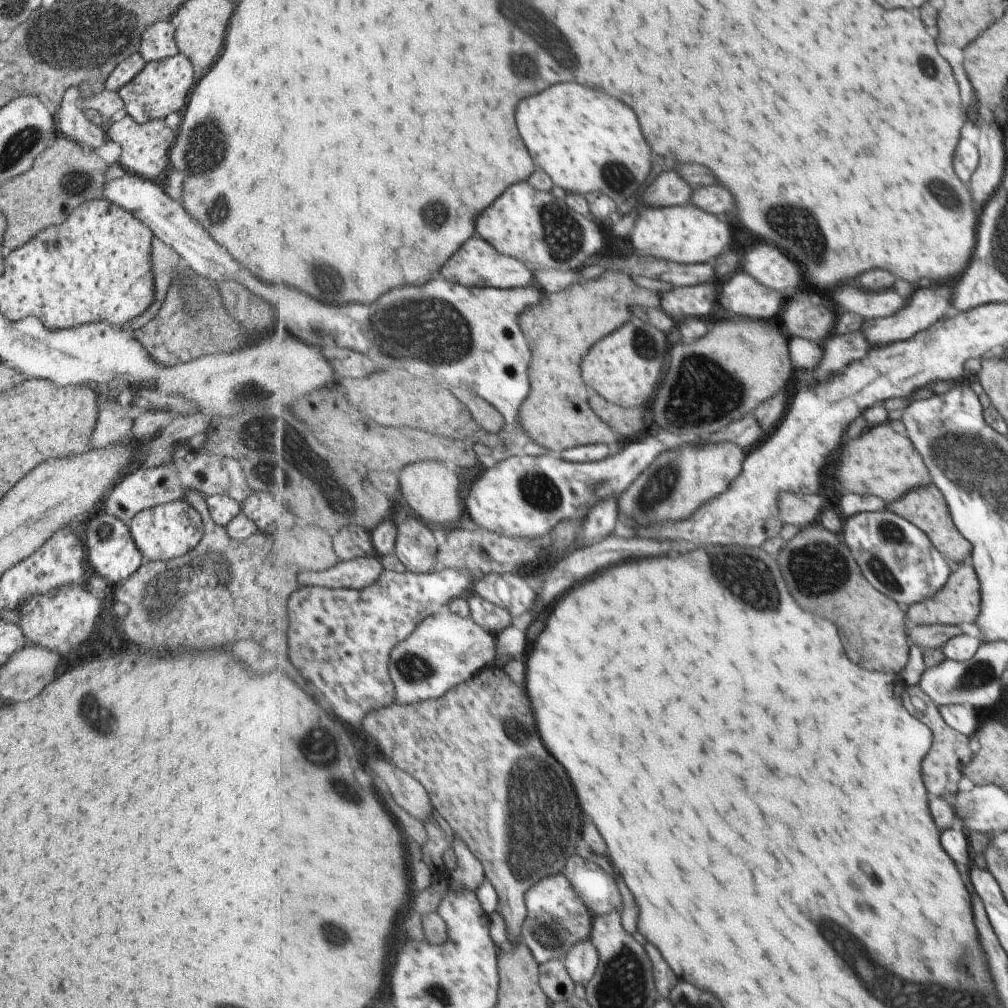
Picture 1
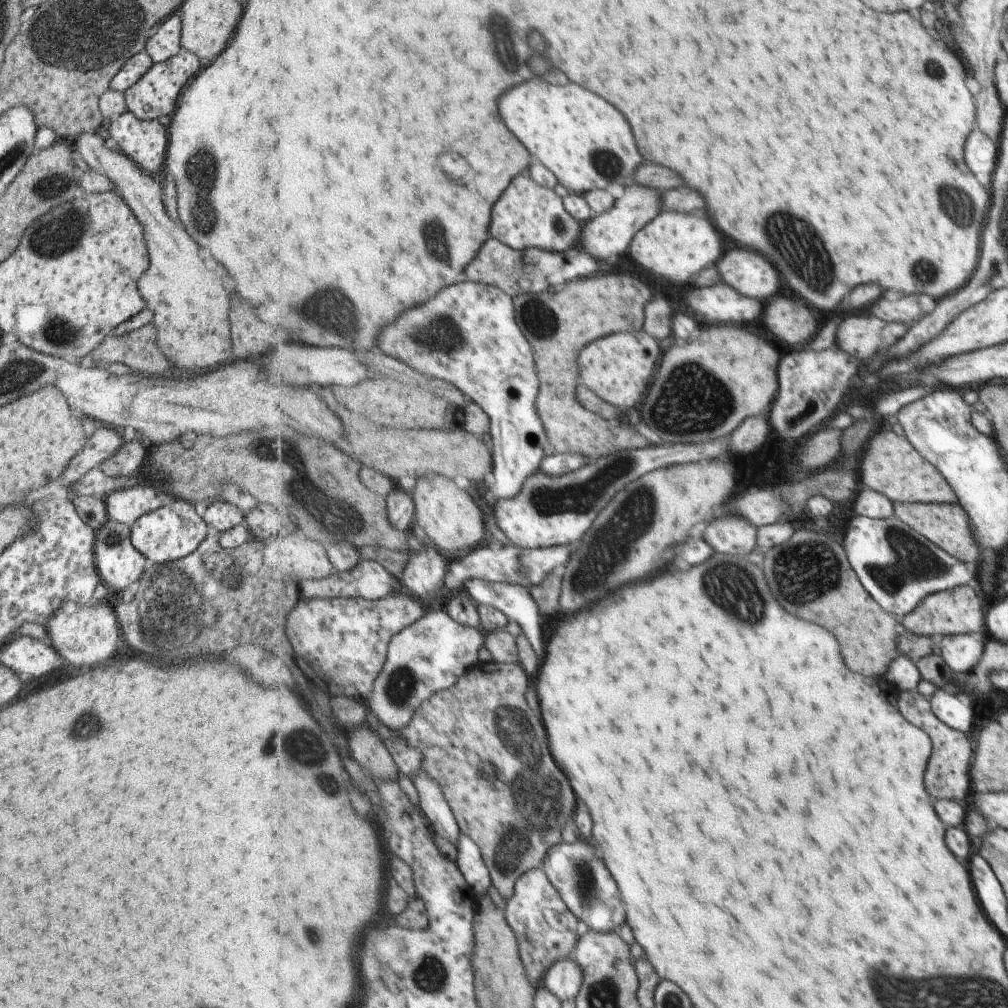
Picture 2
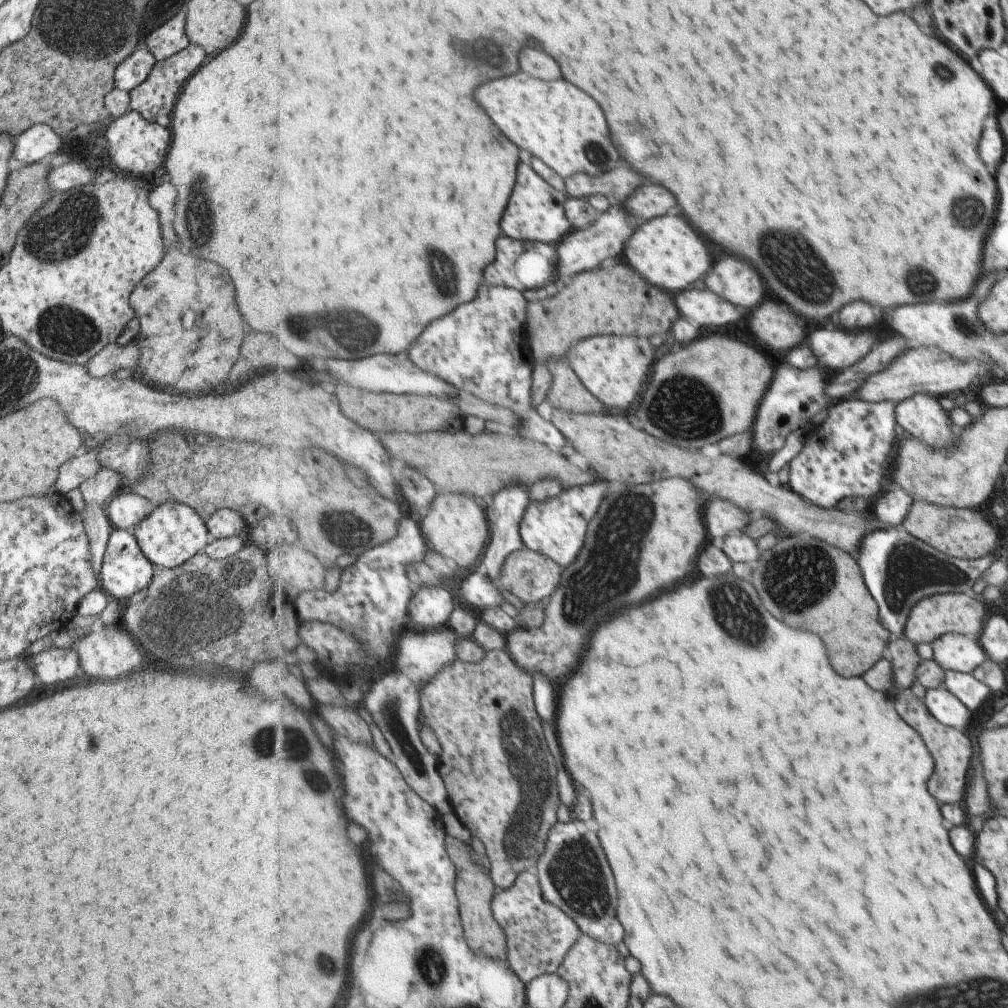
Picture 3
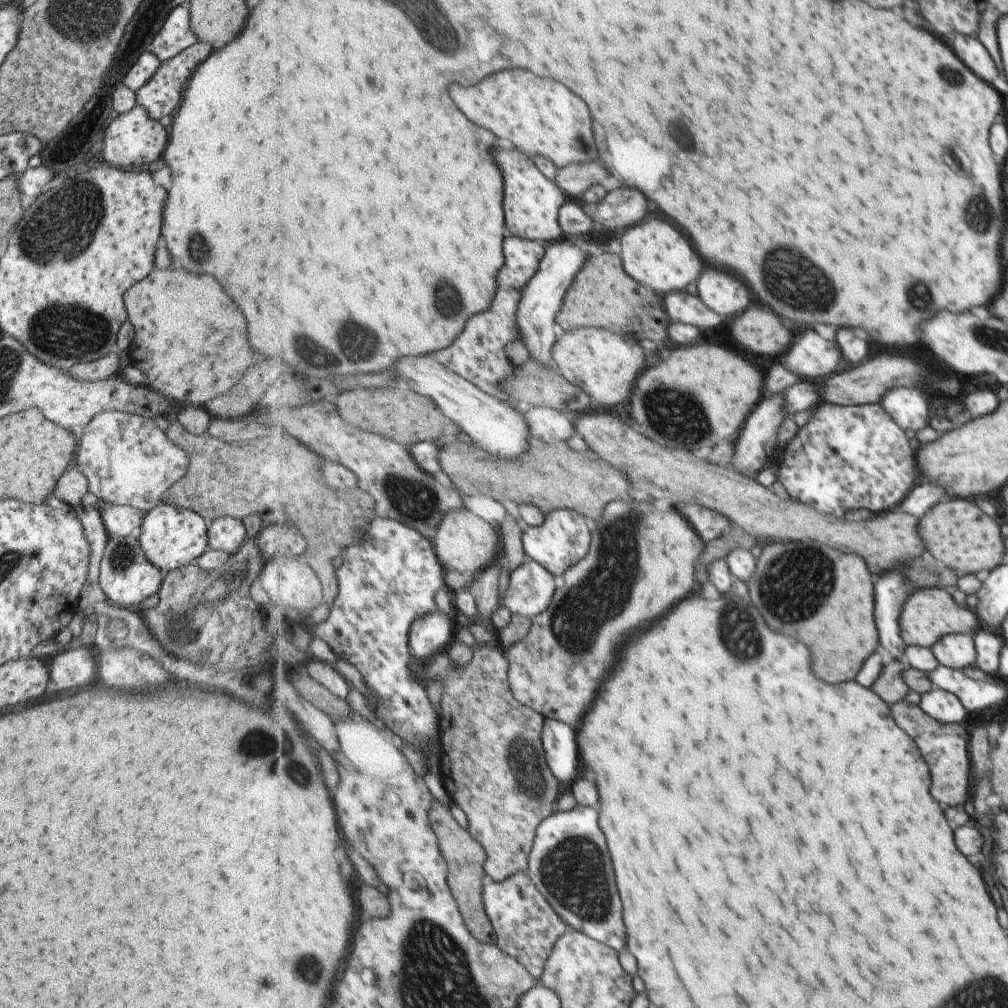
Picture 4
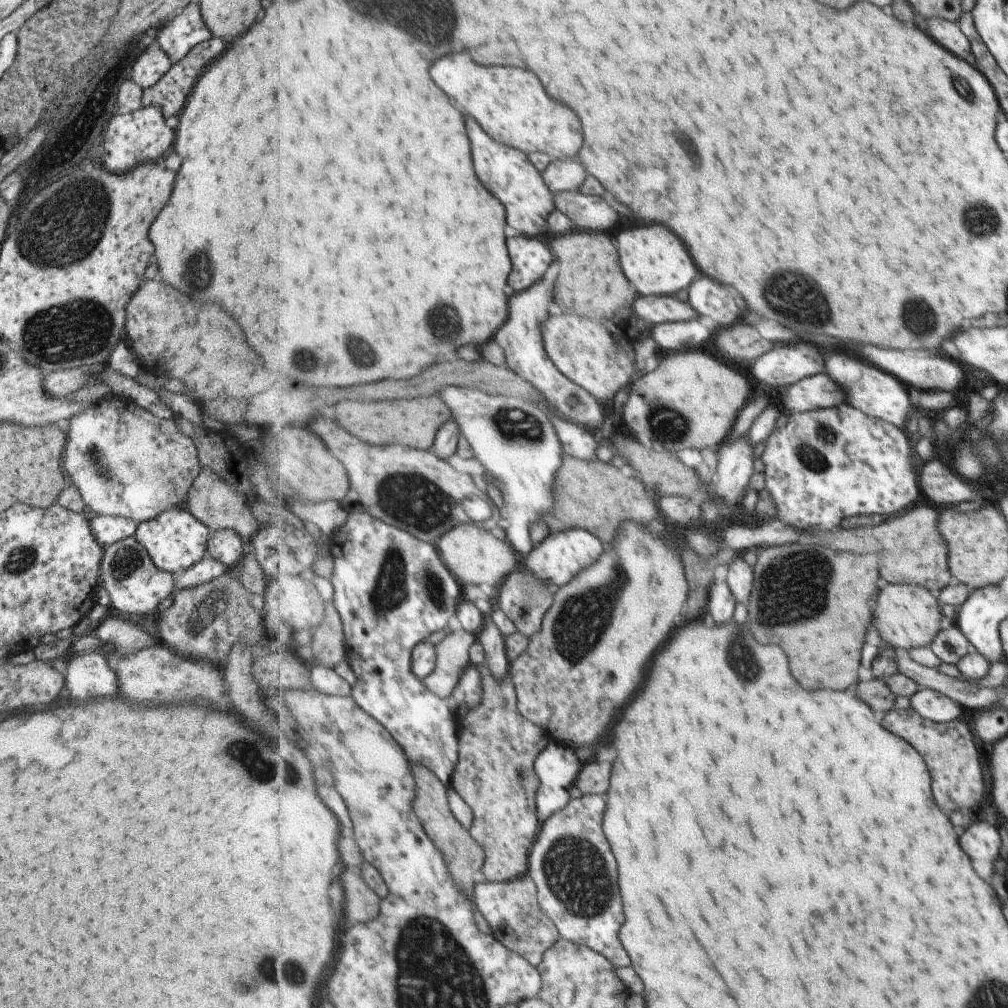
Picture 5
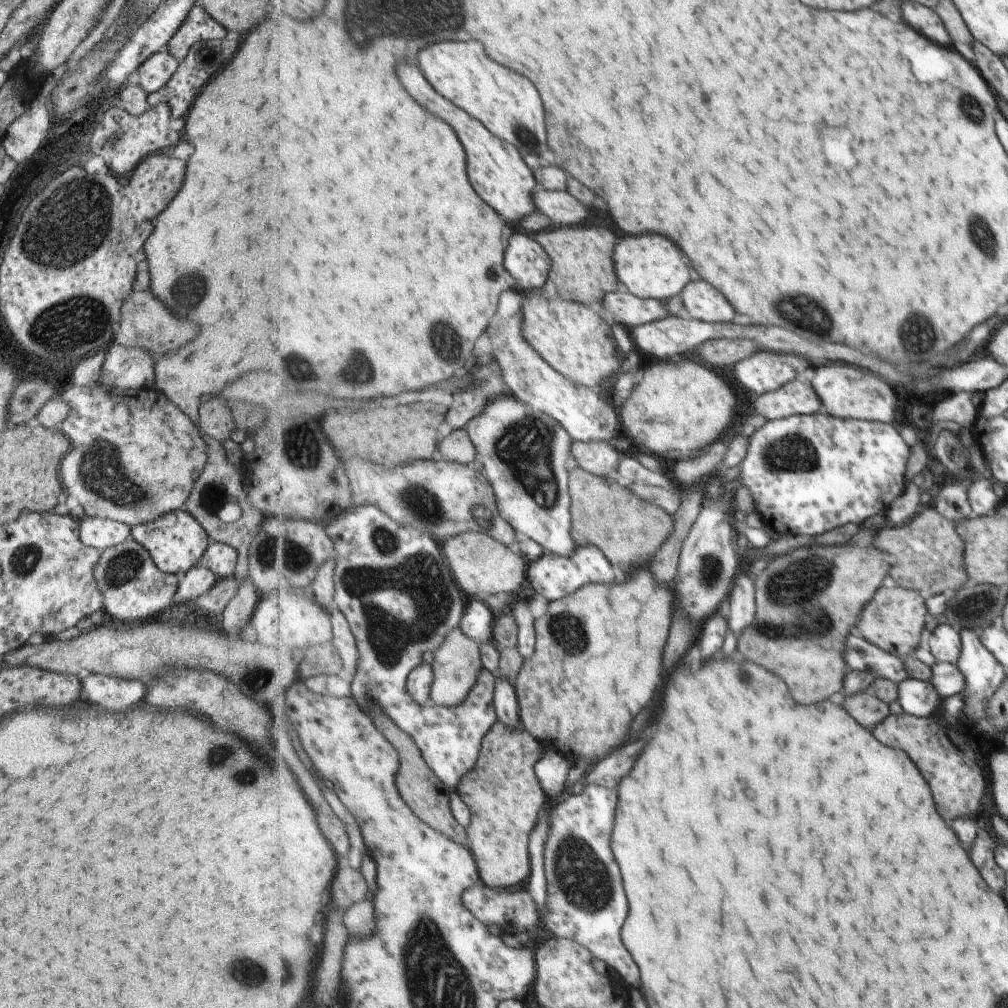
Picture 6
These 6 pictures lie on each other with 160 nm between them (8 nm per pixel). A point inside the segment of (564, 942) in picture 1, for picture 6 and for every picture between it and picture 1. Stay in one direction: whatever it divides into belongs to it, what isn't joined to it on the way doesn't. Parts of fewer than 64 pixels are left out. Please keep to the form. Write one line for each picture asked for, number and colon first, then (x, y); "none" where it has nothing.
2: (548, 931)
3: (540, 934)
4: (527, 925)
5: (513, 906)
6: (518, 908)

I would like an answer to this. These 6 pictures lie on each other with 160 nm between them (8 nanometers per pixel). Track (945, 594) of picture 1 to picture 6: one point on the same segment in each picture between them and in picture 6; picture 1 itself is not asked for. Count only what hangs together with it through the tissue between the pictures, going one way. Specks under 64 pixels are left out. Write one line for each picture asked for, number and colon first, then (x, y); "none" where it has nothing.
2: (955, 611)
3: (931, 618)
4: (930, 614)
5: (907, 615)
6: (895, 619)

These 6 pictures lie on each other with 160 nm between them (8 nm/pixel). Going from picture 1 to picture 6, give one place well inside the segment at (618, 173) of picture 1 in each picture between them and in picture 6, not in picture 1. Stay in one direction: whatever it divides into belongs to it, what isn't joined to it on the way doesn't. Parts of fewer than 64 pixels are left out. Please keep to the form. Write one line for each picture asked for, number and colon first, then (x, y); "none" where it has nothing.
2: (588, 144)
3: (557, 122)
4: (541, 116)
5: (511, 104)
6: (507, 103)

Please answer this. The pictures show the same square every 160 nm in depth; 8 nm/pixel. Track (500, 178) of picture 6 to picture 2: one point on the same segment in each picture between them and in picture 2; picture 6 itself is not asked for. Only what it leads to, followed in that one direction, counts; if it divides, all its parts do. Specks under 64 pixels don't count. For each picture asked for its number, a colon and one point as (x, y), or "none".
2: (528, 215)
3: (537, 211)
4: (533, 202)
5: (507, 171)

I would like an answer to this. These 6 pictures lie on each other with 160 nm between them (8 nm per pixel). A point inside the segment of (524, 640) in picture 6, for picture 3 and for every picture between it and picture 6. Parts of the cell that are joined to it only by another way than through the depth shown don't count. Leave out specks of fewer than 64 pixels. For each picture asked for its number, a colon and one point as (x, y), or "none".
3: (531, 576)
4: (532, 587)
5: (523, 595)

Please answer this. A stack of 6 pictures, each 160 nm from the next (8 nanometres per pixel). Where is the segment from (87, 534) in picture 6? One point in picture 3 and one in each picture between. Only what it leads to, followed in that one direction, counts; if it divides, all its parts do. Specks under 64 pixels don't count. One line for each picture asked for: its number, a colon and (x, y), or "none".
3: (124, 511)
4: (118, 520)
5: (107, 529)

